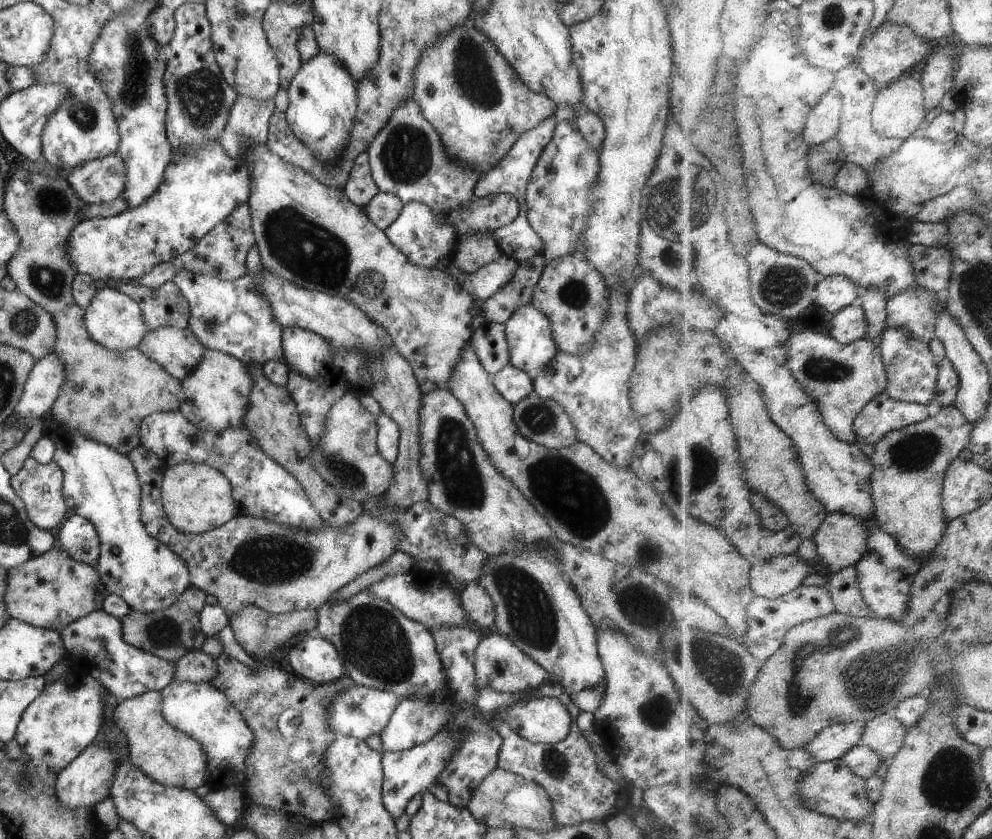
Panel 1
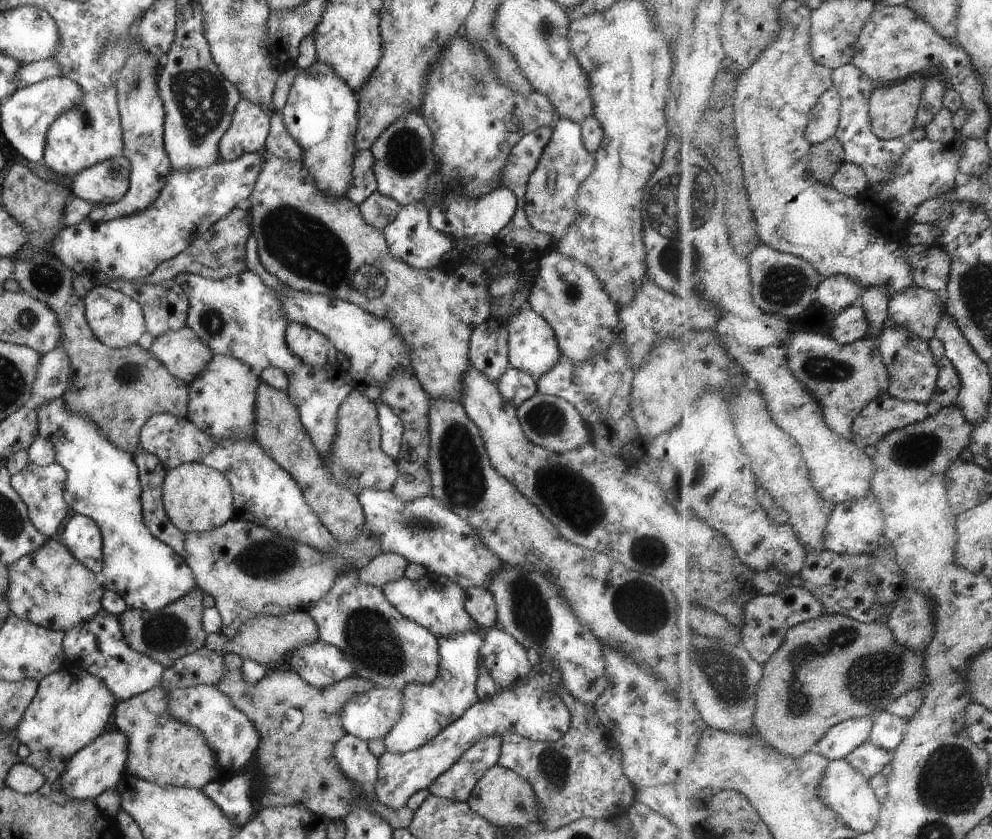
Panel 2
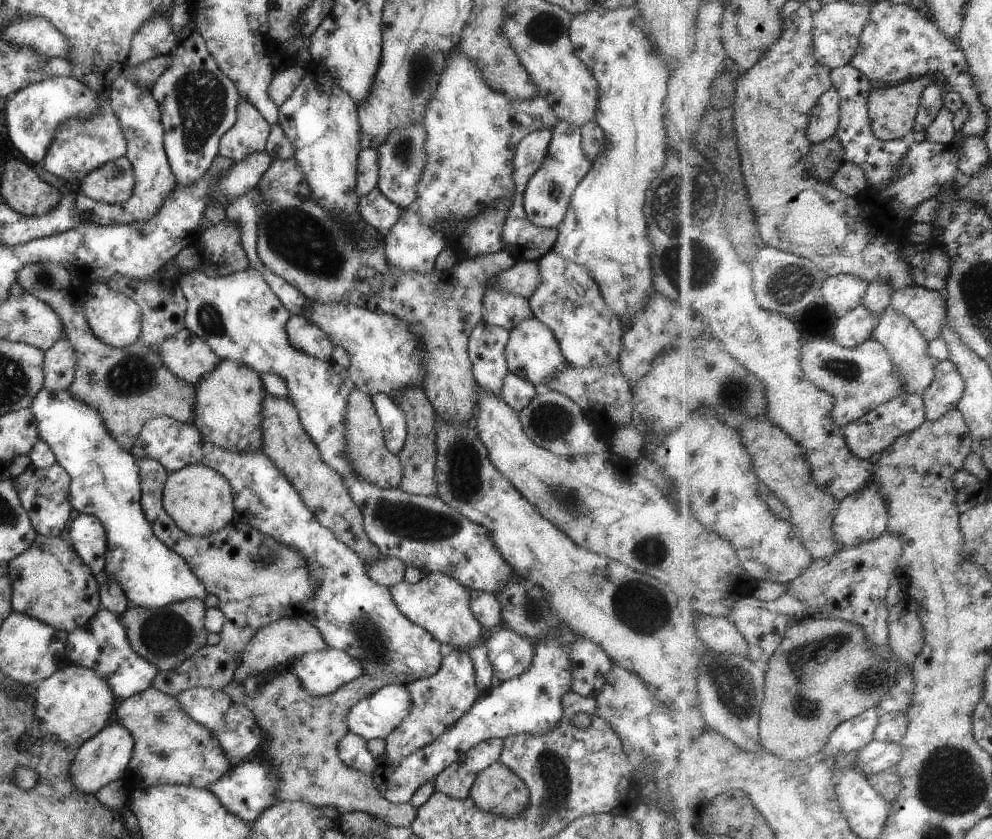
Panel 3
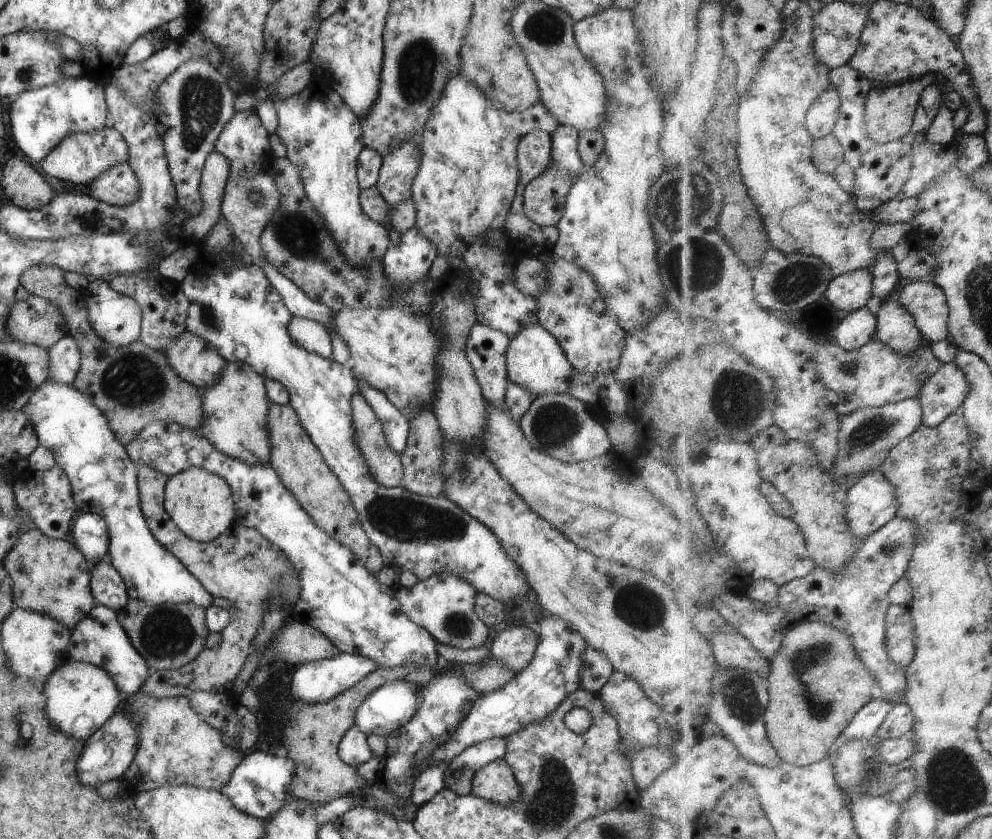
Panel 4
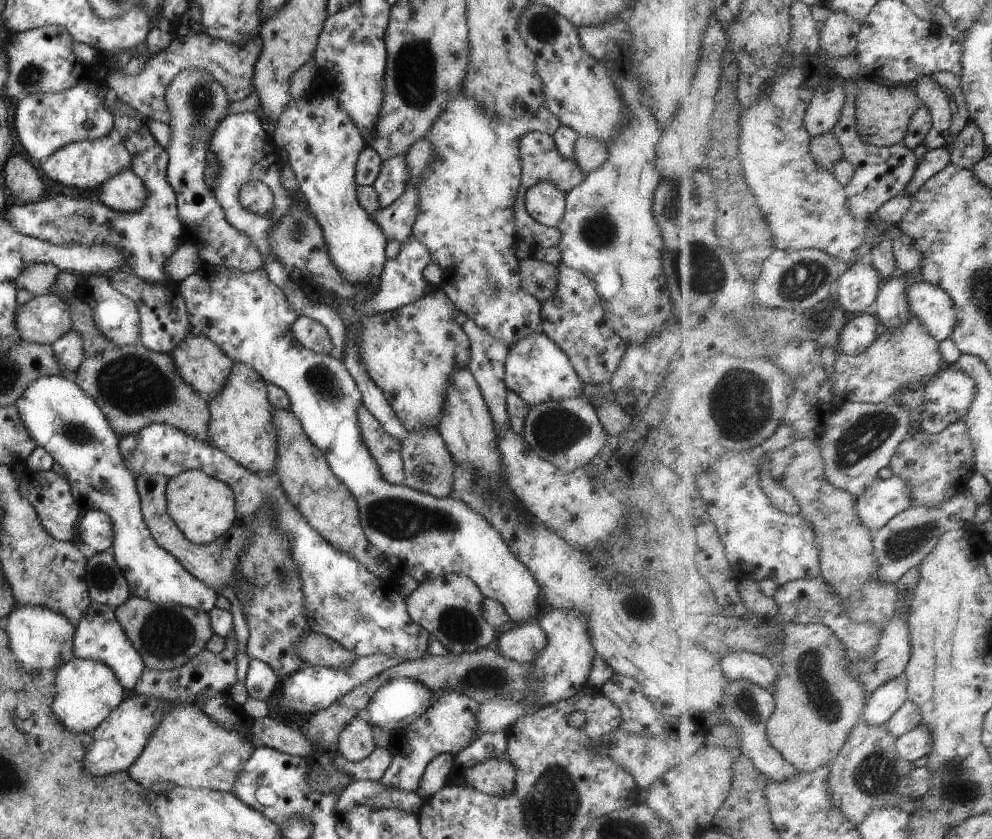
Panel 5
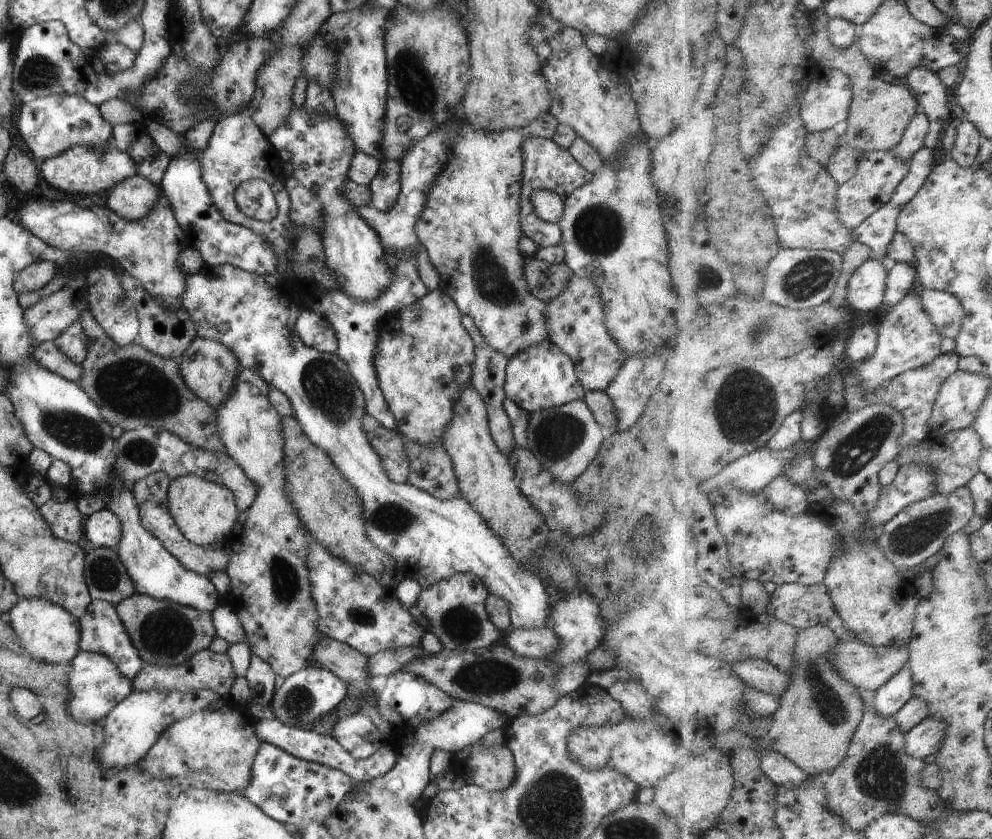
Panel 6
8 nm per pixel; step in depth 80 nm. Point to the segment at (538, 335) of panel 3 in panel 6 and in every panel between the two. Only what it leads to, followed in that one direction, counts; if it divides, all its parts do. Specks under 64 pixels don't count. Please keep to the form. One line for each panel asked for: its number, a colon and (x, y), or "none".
4: (533, 359)
5: (535, 369)
6: (541, 376)

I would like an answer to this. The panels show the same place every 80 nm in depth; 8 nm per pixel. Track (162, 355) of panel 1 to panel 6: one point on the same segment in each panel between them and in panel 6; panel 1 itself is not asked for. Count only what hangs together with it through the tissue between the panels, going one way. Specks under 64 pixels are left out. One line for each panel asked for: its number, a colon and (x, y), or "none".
2: (180, 352)
3: (187, 357)
4: (193, 360)
5: (200, 364)
6: (207, 368)

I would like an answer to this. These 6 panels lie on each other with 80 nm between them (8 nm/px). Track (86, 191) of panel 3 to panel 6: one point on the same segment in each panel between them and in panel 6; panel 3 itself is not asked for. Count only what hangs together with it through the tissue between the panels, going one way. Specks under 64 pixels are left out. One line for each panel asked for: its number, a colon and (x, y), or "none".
4: (118, 186)
5: (124, 192)
6: (132, 198)

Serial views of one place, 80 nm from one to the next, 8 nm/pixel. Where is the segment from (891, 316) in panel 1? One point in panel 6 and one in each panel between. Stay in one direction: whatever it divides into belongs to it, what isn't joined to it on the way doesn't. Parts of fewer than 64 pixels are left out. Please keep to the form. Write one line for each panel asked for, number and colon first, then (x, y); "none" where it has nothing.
2: (919, 310)
3: (927, 309)
4: (927, 302)
5: (932, 305)
6: (944, 309)

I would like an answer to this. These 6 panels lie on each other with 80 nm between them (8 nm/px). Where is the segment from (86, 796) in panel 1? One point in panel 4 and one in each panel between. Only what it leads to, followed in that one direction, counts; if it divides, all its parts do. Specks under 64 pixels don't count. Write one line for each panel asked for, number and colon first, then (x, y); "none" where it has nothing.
2: (99, 765)
3: (102, 758)
4: (106, 754)

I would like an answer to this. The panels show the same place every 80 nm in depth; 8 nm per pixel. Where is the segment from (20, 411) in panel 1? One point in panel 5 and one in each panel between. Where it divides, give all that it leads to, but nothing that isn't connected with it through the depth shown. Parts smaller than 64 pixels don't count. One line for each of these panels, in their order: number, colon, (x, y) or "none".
2: (52, 376)
3: (58, 364)
4: (63, 357)
5: (67, 350)

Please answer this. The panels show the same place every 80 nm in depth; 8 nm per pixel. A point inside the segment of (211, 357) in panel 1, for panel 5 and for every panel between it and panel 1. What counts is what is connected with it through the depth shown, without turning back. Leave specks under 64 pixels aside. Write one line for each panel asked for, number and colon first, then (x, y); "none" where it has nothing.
2: (220, 399)
3: (227, 403)
4: (235, 406)
5: (239, 425)

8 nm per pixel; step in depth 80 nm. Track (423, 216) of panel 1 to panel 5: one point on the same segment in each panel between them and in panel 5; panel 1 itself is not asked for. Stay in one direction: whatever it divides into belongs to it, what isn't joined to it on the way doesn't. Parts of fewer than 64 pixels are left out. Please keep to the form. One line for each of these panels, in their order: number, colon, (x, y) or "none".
2: (410, 238)
3: (409, 245)
4: (407, 263)
5: (401, 282)

